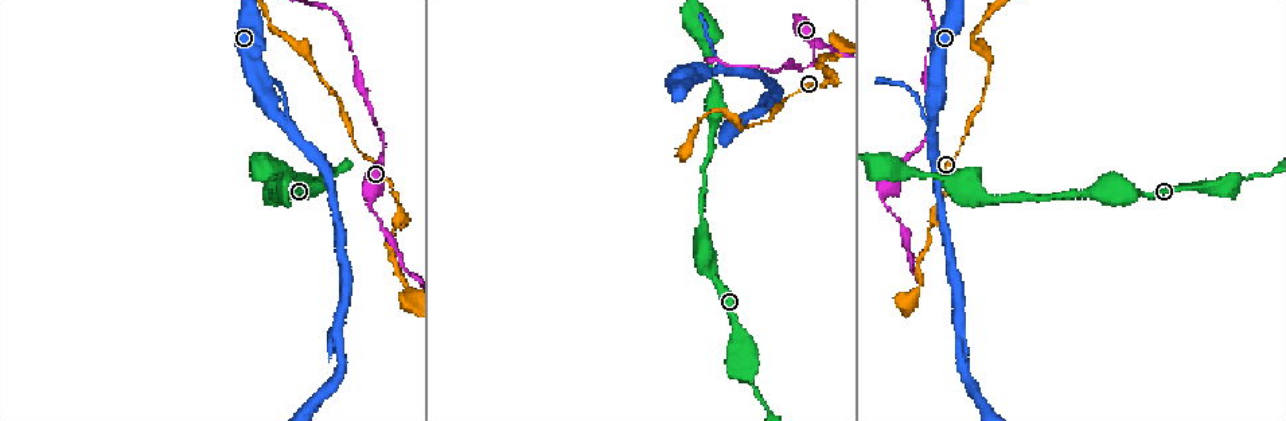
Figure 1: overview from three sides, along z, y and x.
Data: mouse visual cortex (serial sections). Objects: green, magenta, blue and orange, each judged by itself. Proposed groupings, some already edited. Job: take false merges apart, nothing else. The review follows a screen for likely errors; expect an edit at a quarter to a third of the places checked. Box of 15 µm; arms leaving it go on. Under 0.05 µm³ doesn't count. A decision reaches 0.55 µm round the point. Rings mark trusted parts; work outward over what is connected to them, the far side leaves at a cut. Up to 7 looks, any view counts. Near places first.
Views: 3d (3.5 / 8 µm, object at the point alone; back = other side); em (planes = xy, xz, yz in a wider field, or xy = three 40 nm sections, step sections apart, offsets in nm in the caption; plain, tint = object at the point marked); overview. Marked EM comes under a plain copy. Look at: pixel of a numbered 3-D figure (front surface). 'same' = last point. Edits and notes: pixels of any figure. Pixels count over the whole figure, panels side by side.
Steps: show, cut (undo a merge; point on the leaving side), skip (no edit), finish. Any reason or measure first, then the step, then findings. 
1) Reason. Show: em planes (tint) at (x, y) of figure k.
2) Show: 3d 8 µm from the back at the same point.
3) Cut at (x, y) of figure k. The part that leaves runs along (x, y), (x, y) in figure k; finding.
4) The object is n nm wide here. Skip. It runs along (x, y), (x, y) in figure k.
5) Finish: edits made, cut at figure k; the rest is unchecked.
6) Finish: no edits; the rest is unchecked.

Sudden change in width. Show: 3d 3.5 µm from the back at (788, 62) of figure 1.

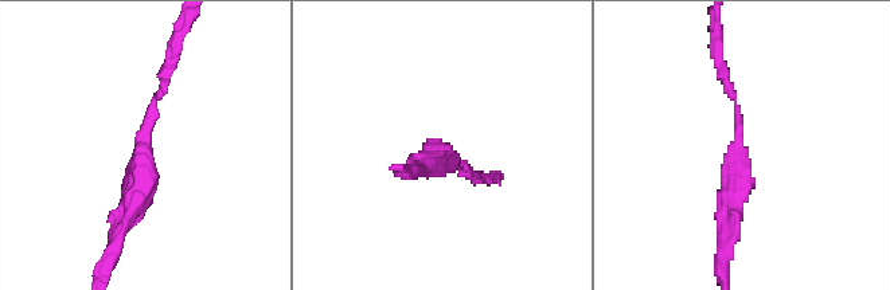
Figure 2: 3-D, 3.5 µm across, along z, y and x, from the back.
Shape alone is not enough. Show: em xy step 5 (tint) at (736, 130) of figure 2.

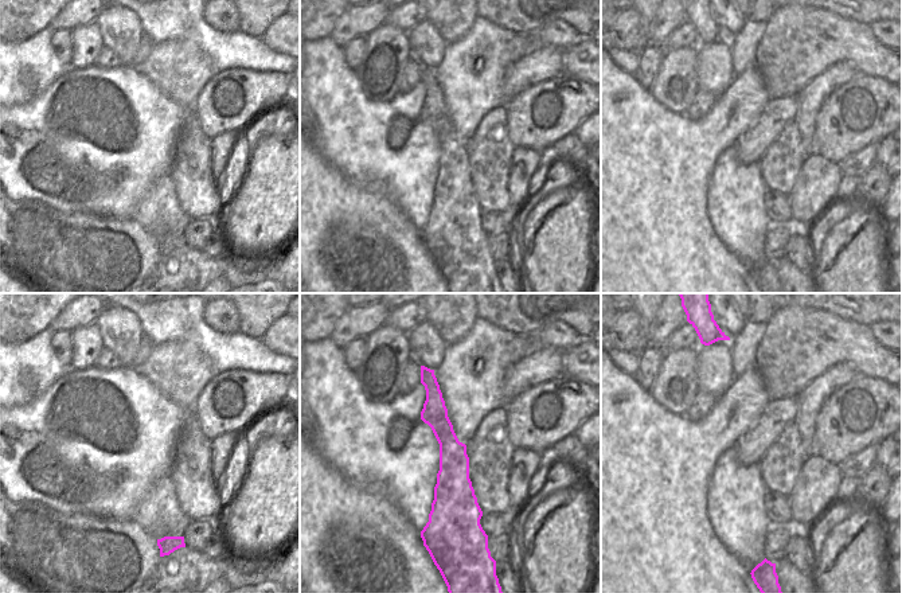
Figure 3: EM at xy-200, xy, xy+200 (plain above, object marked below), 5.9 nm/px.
Skip. It runs along (424, 370), (450, 447), (440, 533) in figure 3; continuous, no second cell.

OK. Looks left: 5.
Calibre changes. Show: 3d 3.5 µm at (287, 125) of figure 1.

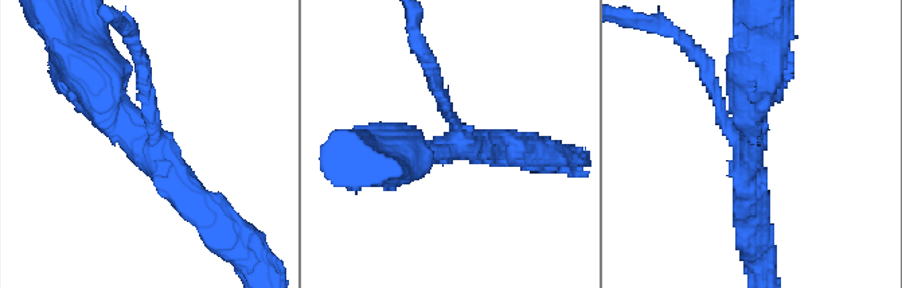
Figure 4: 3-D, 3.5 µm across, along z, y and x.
3 arms meet here; the arms are 150, 400, 450 nm wide; shape alone is not enough. Show: em xy step 3 (tint) at (153, 153) of figure 4.

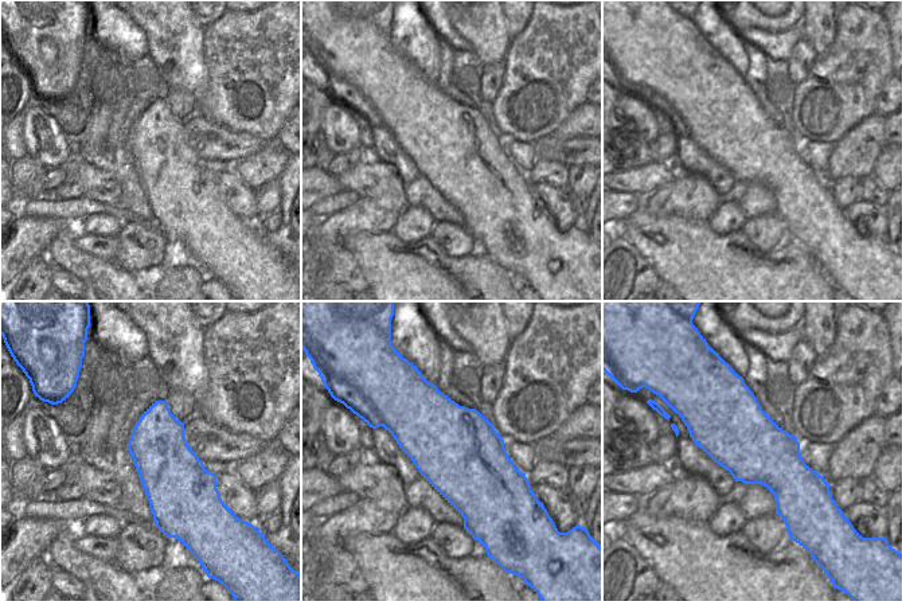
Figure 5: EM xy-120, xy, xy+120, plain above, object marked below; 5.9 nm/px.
Show: em xy step 2 (tint) at the same point.

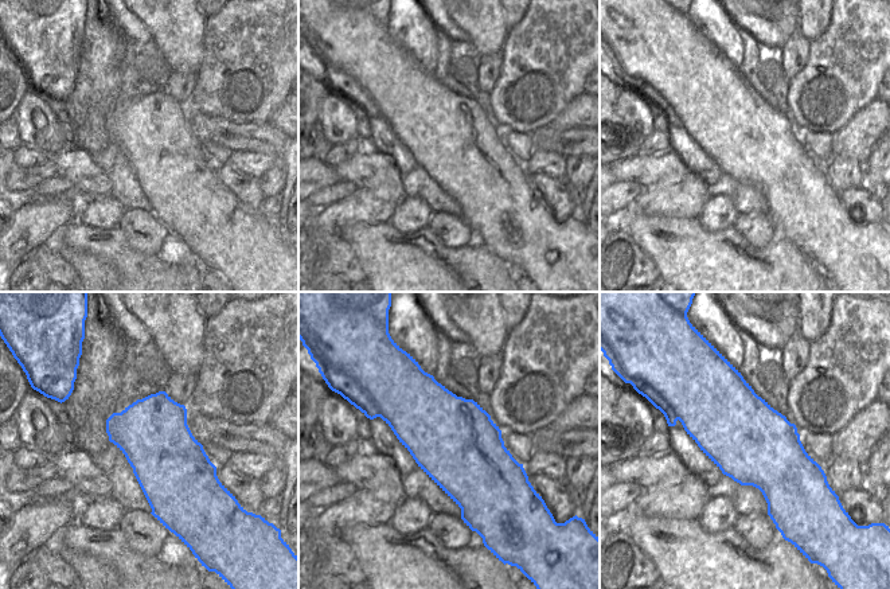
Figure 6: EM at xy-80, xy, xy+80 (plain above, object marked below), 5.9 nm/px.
Skip. It runs along (100, 82), (104, 104), (215, 220) in figure 4; one cell here.

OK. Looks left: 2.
Calibre changes. Show: 3d 3.5 µm at (886, 206) of figure 1.

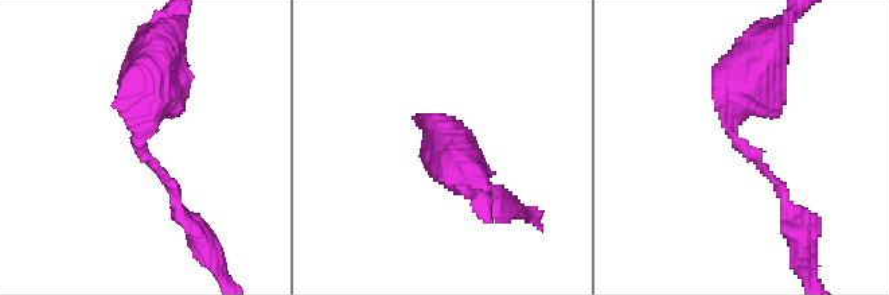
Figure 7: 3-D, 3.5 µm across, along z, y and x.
The arms are 150, 600 nm wide. Skip. It runs along (761, 49), (733, 135), (786, 197) in figure 7; continuous, no second cell.

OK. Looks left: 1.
Finish: no edits; the rest is unchecked.

